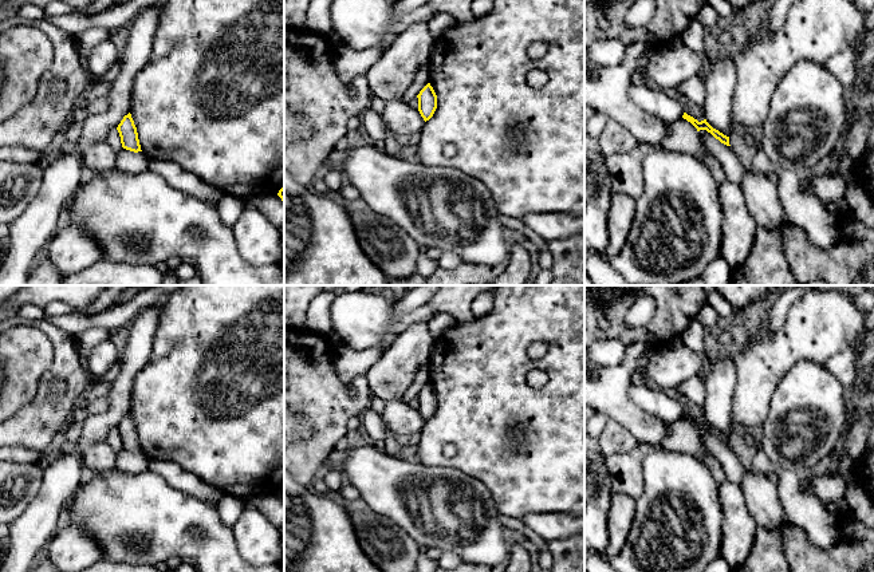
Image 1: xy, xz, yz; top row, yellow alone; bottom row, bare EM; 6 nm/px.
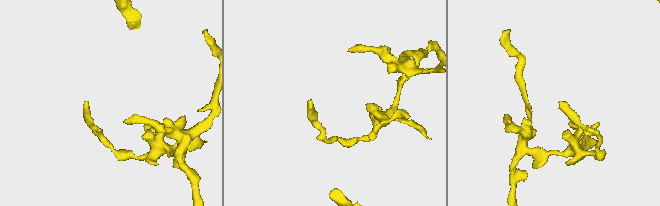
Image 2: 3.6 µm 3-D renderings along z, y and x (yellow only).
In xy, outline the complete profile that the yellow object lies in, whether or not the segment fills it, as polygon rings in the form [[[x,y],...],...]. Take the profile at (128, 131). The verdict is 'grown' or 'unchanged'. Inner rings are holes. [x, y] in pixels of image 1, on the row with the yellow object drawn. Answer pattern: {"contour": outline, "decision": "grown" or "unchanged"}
{"contour": [[[130,113],[123,117],[117,130],[119,133],[121,143],[123,149],[134,153],[142,151],[139,139],[138,139],[137,127],[134,125],[134,121]]], "decision": "unchanged"}

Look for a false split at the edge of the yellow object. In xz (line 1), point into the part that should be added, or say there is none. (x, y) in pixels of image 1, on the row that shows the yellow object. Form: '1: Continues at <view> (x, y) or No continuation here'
1: No continuation here

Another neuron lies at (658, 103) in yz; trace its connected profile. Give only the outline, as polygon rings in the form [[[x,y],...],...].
[[[631,84],[629,98],[637,107],[658,117],[668,125],[680,121],[684,115],[681,104],[664,91]]]

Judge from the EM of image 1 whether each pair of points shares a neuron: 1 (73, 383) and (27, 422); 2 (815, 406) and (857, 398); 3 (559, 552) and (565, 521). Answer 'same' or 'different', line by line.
1: same
2: different
3: different

